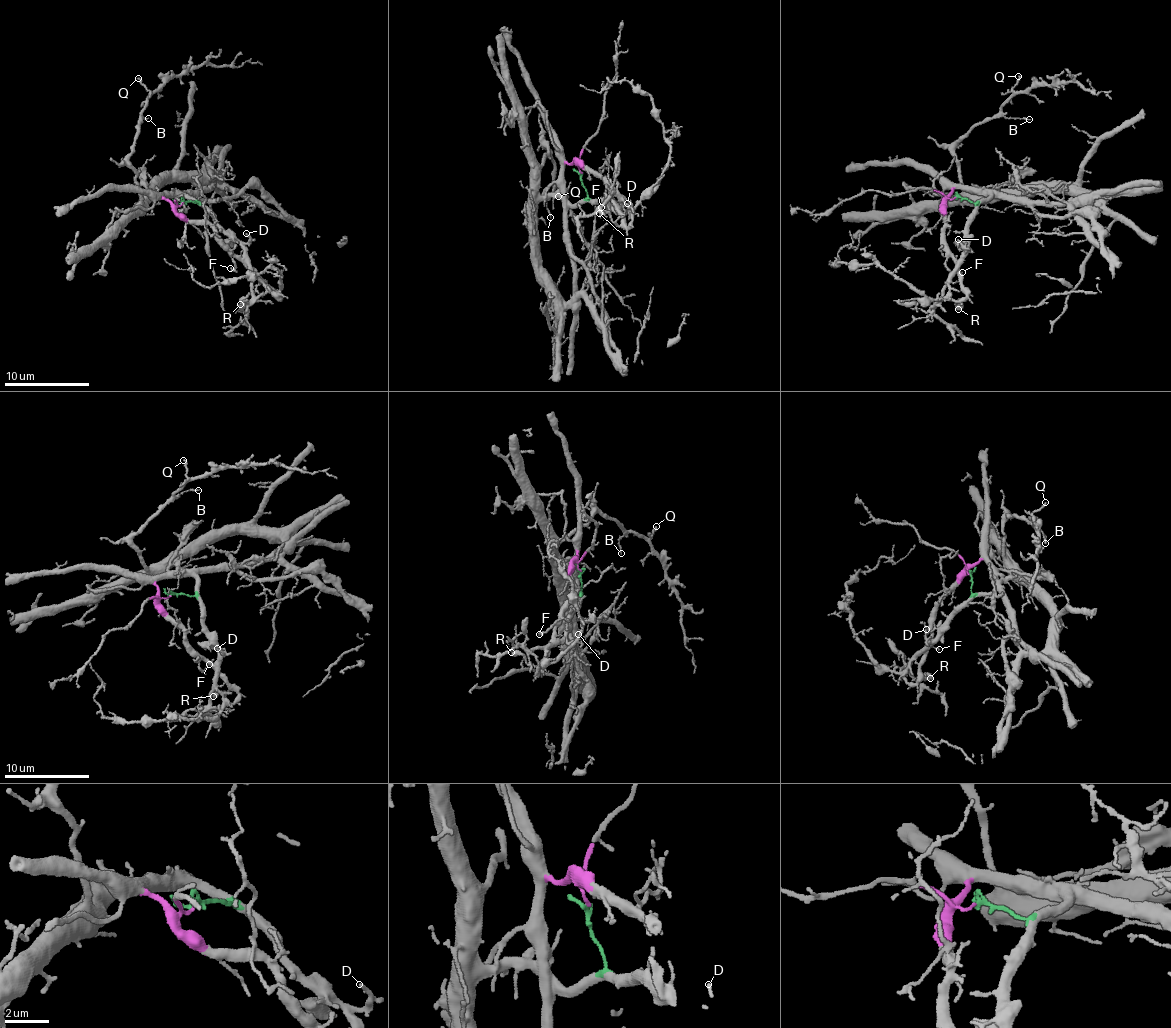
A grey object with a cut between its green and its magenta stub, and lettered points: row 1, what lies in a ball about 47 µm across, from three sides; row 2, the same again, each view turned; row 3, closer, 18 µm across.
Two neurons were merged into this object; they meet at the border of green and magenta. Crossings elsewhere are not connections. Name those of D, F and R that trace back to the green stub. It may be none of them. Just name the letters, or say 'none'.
D

